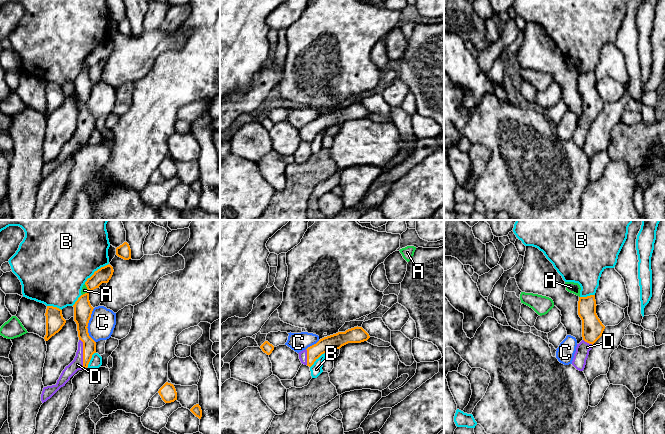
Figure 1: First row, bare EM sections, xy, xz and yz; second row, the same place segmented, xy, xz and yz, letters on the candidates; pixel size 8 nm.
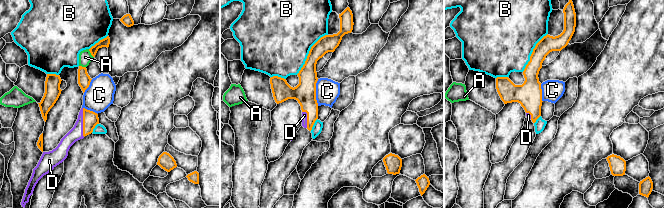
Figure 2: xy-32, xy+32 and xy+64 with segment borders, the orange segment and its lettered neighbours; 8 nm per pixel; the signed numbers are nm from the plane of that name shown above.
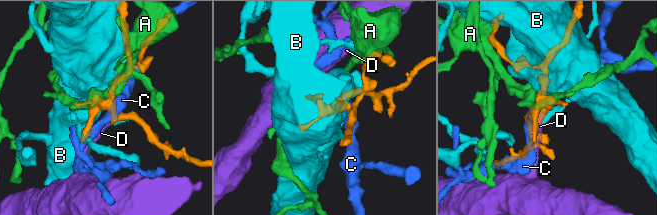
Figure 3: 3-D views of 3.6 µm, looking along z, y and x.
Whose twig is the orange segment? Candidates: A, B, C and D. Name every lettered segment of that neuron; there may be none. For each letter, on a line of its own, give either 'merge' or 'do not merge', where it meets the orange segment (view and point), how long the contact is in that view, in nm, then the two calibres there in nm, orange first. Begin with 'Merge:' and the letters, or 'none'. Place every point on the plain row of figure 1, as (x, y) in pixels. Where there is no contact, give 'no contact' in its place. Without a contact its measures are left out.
Merge: D
A: do not merge | xy (88, 66) | 100 nm | 140/50 nm
B: do not merge | xy (95, 47) | 260 nm | 120/480 nm
C: do not merge | xy (87, 101) | 280 nm | 140/200 nm
D: merge | xy (83, 129) | 240 nm | 110/100 nm

